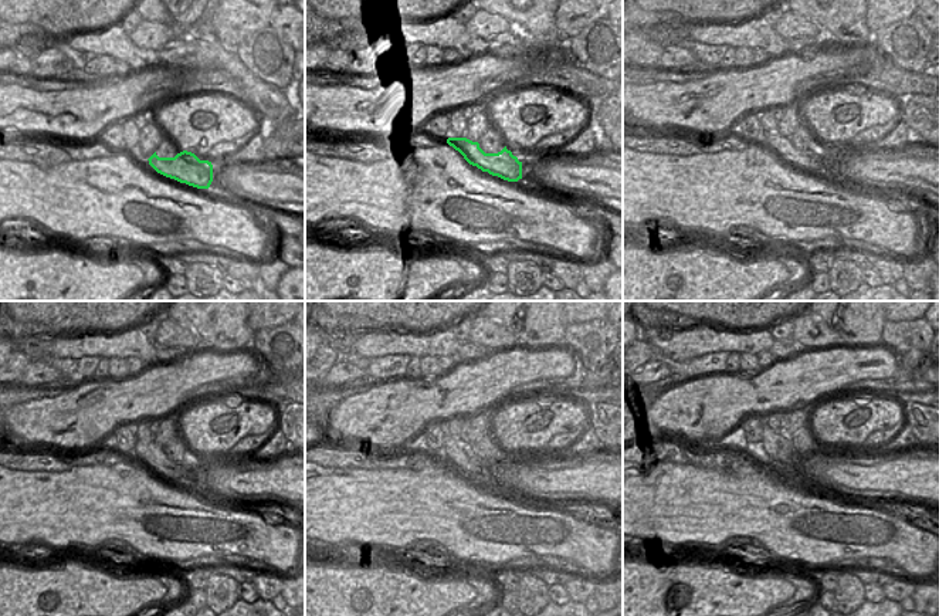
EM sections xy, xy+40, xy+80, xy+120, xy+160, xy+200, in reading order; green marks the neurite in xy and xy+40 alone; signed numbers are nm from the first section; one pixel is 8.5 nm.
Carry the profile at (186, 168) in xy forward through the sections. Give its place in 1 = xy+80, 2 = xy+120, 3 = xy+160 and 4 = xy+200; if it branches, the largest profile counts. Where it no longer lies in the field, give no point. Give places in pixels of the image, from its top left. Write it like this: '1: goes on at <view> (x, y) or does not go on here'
1: goes on at xy+80 (783, 146)
2: goes on at xy+120 (151, 457)
3: goes on at xy+160 (456, 450)
4: goes on at xy+200 (776, 449)

